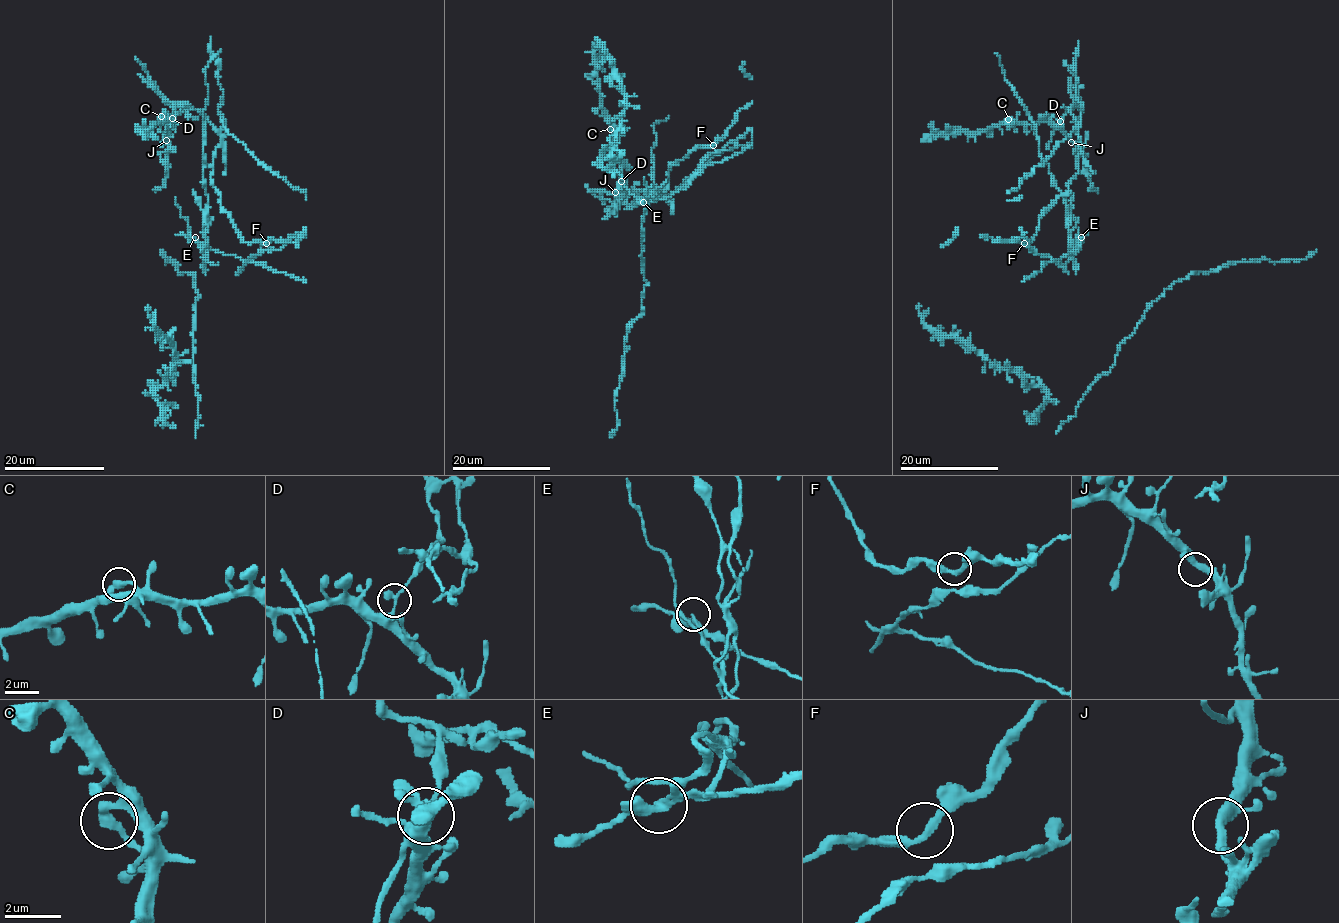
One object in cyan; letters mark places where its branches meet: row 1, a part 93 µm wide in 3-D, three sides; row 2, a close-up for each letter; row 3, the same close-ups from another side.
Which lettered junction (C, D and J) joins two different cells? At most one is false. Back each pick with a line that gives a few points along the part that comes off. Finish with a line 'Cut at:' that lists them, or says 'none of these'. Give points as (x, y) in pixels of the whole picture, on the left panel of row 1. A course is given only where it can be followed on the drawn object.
D: foreign part runs (172, 119), (189, 105), (220, 135), (221, 208), (268, 249), (241, 260), (205, 247), (206, 66), (221, 48)
Cut at: D

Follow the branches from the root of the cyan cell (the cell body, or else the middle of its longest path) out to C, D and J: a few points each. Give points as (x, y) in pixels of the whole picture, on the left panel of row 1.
C: (269, 248), (244, 242), (221, 206), (211, 178), (219, 131), (186, 105), (175, 106), (172, 122), (161, 116)
D: (269, 248), (256, 240), (244, 242), (221, 206), (211, 178), (219, 131), (186, 105), (176, 105), (172, 119)
J: (269, 248), (256, 240), (244, 242), (221, 206), (211, 178), (221, 135), (209, 120), (176, 105), (166, 140)

